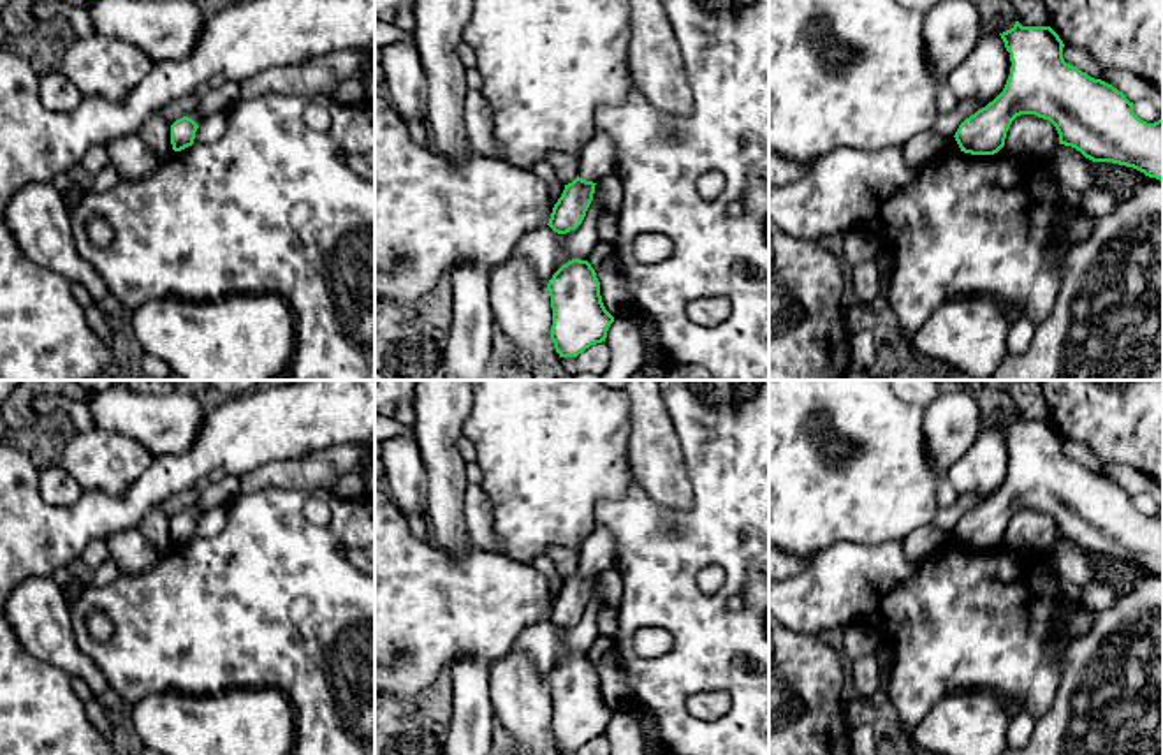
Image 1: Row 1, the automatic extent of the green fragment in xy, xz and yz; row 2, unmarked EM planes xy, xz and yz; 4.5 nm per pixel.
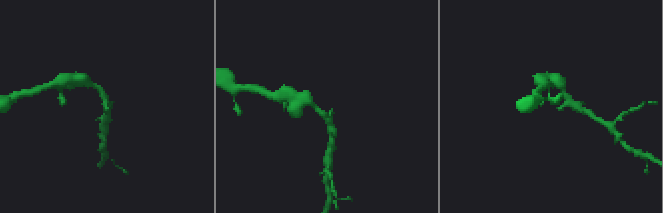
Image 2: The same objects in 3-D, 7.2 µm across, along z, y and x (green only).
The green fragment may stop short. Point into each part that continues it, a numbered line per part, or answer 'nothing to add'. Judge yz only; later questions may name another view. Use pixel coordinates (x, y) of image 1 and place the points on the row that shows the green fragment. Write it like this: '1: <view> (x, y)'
nothing to add

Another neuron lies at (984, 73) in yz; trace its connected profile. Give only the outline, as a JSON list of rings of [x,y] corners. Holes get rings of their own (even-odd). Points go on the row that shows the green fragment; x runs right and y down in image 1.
[[[982,30],[973,51],[948,76],[957,100],[976,99],[985,106],[1005,88],[1012,62],[1001,35]]]

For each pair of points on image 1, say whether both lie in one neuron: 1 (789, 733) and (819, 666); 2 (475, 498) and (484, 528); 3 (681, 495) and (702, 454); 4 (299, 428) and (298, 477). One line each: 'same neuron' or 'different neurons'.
1: same neuron
2: same neuron
3: different neurons
4: different neurons

